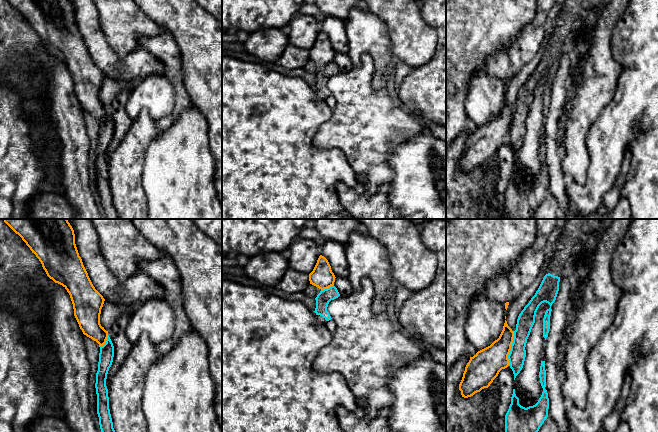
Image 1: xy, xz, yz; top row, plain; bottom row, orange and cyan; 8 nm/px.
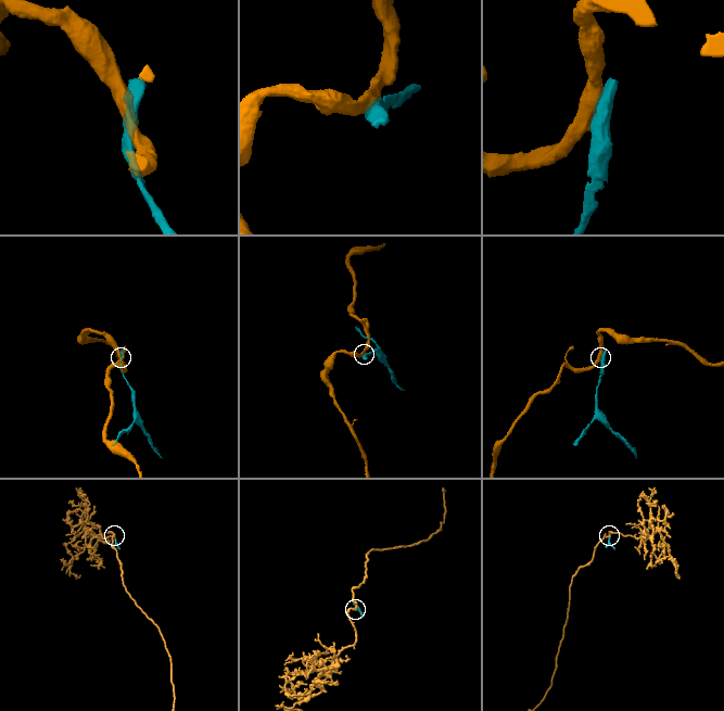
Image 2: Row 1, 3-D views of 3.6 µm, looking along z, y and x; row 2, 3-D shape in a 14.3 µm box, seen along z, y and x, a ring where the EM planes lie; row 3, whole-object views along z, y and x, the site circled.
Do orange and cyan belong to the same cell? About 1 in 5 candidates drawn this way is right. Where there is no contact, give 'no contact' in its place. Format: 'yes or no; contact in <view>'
no; contact in yz

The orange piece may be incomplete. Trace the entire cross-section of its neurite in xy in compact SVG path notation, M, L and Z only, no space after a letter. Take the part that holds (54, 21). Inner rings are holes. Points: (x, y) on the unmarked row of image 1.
M7 0L18 10L42 40L47 52L62 61L70 71L74 92L83 110L100 122L106 119L108 107L100 100L105 75L93 62L79 32L75 10L70 0Z

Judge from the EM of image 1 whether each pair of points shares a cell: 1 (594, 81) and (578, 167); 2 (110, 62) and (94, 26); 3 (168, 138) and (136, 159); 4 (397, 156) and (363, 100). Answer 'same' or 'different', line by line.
1: same
2: same
3: different
4: different

